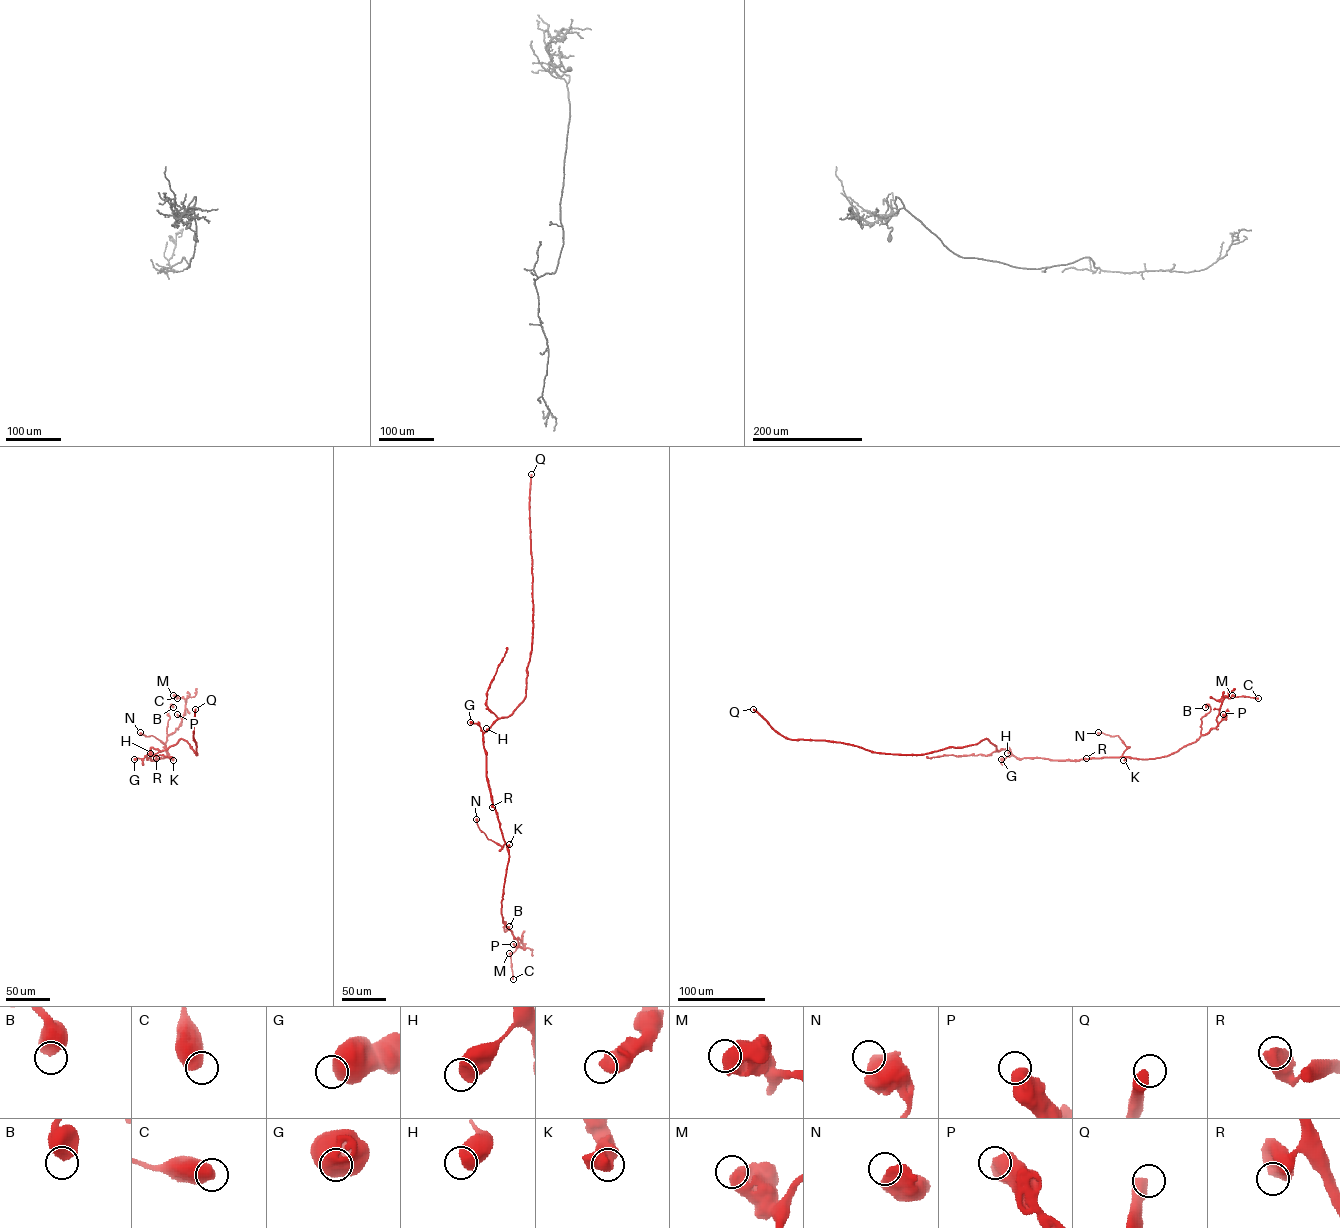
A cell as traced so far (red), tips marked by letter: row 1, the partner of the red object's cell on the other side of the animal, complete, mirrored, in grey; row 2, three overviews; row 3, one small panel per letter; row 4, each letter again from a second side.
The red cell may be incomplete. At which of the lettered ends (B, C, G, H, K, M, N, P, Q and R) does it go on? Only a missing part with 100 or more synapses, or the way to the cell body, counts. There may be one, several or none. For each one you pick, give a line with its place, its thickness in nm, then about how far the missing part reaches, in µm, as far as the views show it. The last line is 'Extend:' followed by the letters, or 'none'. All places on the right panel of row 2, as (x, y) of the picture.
Q: place (753, 709); calibre 500 nm; missing 200 µm
Extend: Q

